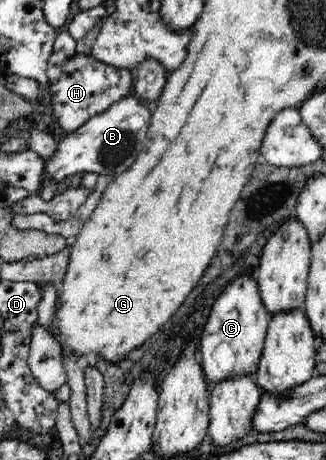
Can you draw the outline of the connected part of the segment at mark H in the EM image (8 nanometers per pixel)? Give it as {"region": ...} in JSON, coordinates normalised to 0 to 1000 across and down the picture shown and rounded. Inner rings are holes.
{"region":[[[230,117],[199,137],[187,165],[150,187],[160,207],[150,235],[202,289],[230,289],[273,257],[408,202],[411,176],[414,159],[402,150],[322,139],[276,117]]]}

